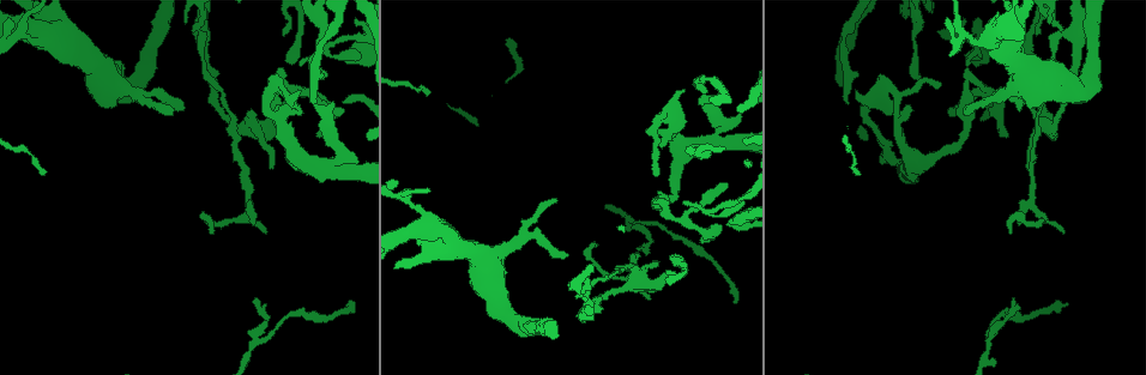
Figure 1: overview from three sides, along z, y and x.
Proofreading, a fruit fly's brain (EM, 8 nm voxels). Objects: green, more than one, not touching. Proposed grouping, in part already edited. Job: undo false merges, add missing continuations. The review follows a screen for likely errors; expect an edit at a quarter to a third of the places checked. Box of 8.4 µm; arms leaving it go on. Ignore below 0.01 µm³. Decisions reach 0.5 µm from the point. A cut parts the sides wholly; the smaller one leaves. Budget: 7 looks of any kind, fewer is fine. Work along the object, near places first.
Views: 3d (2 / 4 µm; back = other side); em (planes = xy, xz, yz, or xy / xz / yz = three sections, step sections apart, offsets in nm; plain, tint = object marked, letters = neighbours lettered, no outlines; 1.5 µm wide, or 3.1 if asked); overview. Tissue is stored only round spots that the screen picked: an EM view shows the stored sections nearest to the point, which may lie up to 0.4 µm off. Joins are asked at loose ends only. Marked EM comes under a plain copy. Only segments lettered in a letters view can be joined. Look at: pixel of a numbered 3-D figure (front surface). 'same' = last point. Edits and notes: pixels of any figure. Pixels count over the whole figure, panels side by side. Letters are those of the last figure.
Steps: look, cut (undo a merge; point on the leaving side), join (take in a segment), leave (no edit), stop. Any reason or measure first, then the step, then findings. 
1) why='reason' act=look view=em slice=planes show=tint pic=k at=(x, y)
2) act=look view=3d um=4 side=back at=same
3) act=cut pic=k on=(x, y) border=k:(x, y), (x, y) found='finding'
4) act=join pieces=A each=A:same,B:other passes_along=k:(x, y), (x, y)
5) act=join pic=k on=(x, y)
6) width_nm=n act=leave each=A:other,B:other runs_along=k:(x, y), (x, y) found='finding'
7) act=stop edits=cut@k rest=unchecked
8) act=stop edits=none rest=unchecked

why='an open end' act=look view=3d um=2 pic=1 at=(250, 111)

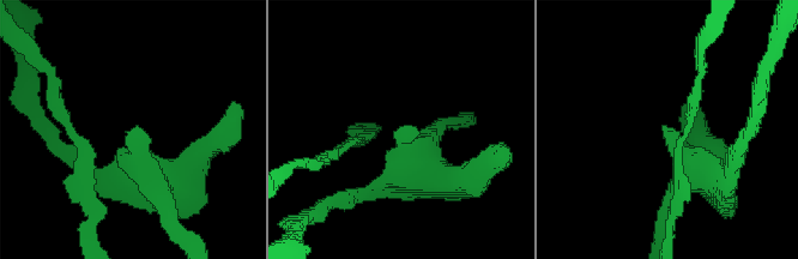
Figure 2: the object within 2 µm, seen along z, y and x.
why='need the tissue' act=look view=em slice=planes show=letters pic=2 at=(136, 127)

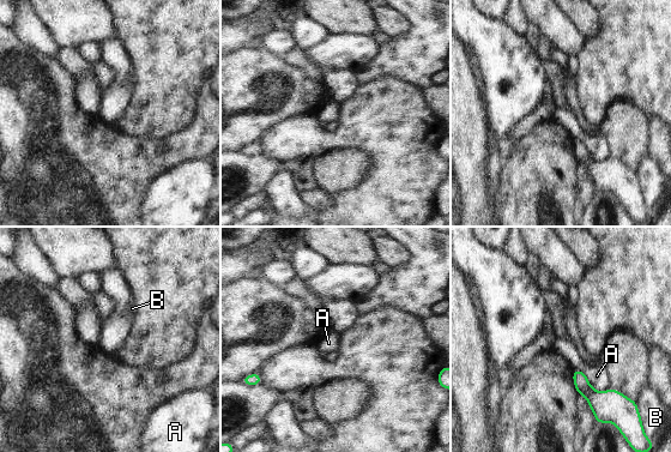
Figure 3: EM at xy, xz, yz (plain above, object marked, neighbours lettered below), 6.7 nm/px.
act=leave each=A:other,B:other border=3:(573, 368), (598, 391), (610, 387) found='none of them fits'

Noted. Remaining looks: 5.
why='an open end' act=look view=em slice=xy step=4 show=tint pic=1 at=(738, 200)

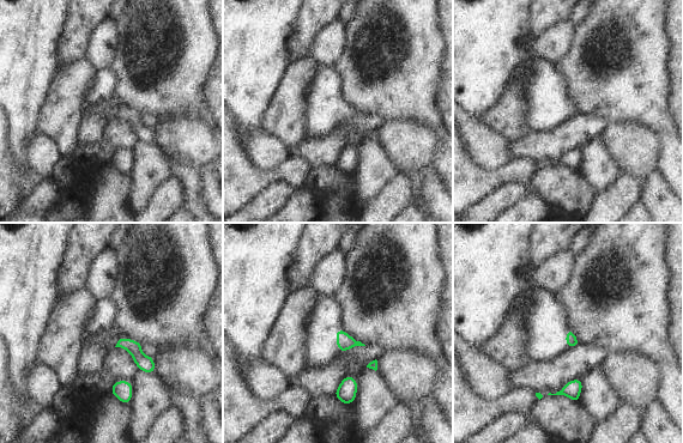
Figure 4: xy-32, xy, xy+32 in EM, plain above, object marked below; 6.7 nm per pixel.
why='cut it another way' act=look view=em slice=planes show=letters at=same

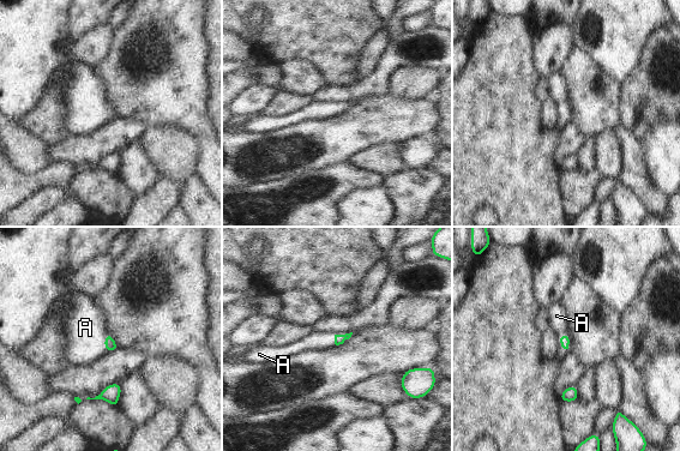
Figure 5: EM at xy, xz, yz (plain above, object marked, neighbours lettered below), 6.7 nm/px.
act=join pieces=A each=A:same passes_along=5:(564, 340), (569, 341), (557, 316) found='it goes on there'

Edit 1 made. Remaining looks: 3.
why='thin end' act=look view=em slice=xy step=4 show=tint pic=1 at=(639, 247)

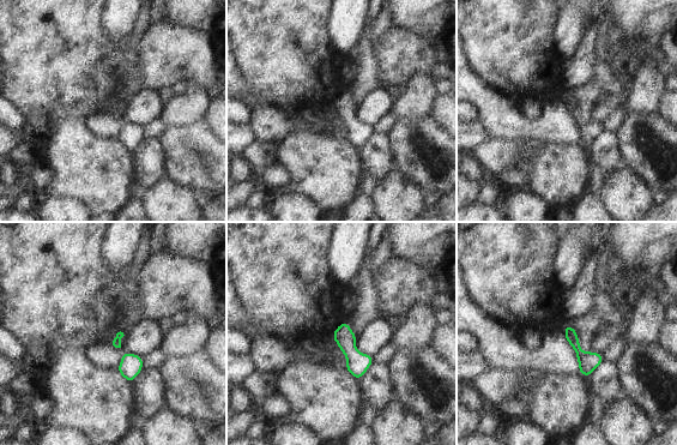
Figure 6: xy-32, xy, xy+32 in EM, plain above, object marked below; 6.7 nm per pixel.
why='another direction' act=look view=em slice=planes show=letters at=same

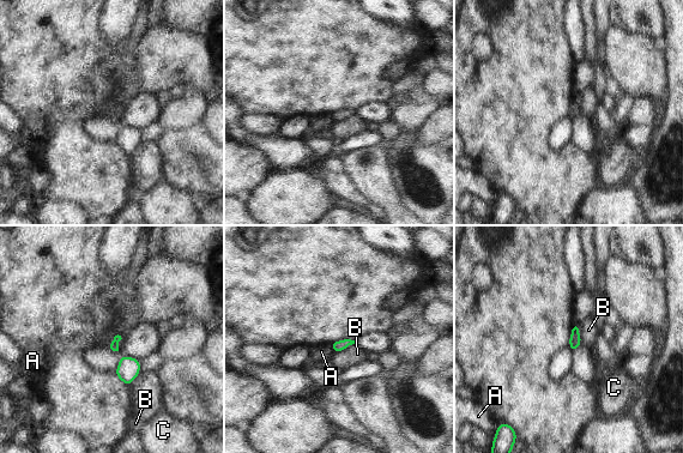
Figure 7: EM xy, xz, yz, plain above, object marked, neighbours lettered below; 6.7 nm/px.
width_nm=70 act=leave each=A:other,B:other,C:other border=7:(581, 344), (573, 352) found='none of them fits'

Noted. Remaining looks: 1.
act=stop edits=join@5 rest=unchecked

